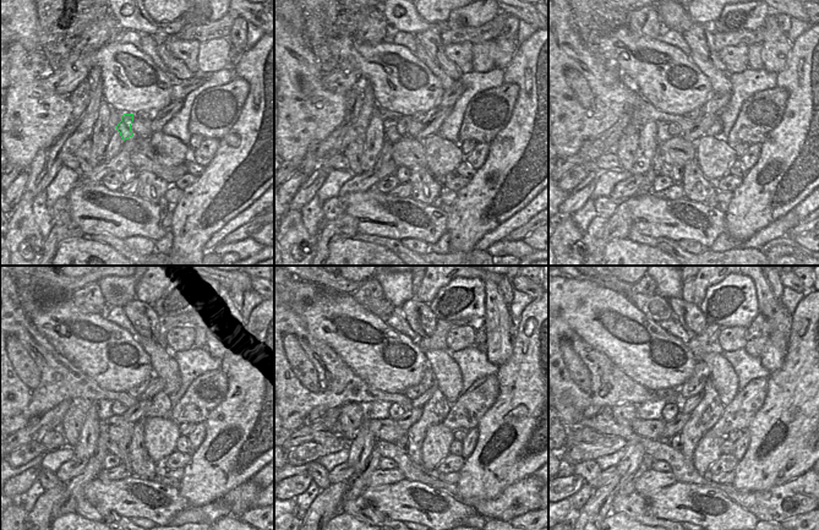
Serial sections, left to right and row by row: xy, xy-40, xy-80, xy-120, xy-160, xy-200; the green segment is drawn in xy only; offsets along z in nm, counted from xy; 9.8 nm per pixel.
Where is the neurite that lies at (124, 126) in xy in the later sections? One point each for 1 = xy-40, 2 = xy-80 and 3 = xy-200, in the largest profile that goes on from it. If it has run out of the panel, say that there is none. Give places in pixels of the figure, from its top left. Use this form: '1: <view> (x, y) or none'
1: xy-40 (394, 130)
2: xy-80 (665, 131)
3: xy-200 (670, 410)

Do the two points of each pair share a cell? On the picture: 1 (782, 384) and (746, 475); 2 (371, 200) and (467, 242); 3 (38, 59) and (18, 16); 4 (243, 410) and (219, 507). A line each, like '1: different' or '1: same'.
1: same
2: different
3: same
4: different

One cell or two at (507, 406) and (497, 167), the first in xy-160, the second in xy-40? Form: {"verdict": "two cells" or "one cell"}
{"verdict": "one cell"}

